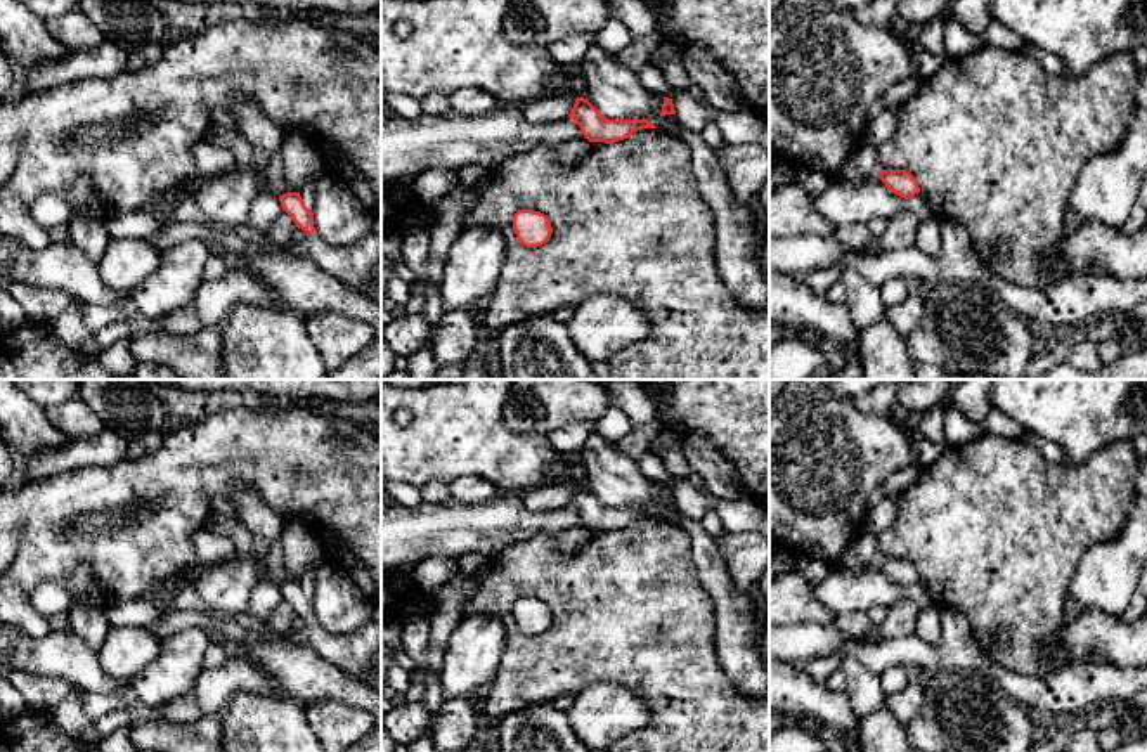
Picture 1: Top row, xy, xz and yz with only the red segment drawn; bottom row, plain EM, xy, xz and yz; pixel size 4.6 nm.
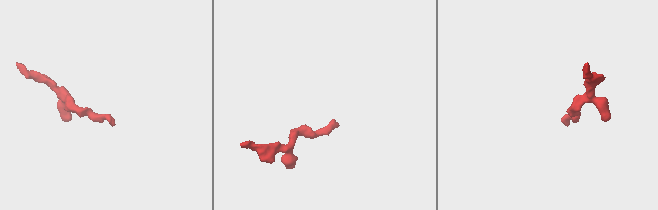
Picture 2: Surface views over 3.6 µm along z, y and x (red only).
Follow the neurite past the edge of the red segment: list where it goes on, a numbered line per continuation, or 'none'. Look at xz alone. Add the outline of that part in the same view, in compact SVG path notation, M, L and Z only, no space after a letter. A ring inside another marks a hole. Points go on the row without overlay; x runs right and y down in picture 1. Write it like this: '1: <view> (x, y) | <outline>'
none

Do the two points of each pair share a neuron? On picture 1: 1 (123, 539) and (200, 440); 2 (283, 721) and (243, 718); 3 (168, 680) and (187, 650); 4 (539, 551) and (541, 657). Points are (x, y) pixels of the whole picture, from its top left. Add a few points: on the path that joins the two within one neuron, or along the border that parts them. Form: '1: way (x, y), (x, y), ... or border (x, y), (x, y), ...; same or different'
1: way (153, 518), (174, 508), (174, 484), (186, 470); same
2: way (272, 721), (253, 721); same
3: way (172, 673), (181, 657); same
4: way (551, 577), (562, 588), (562, 631); same

